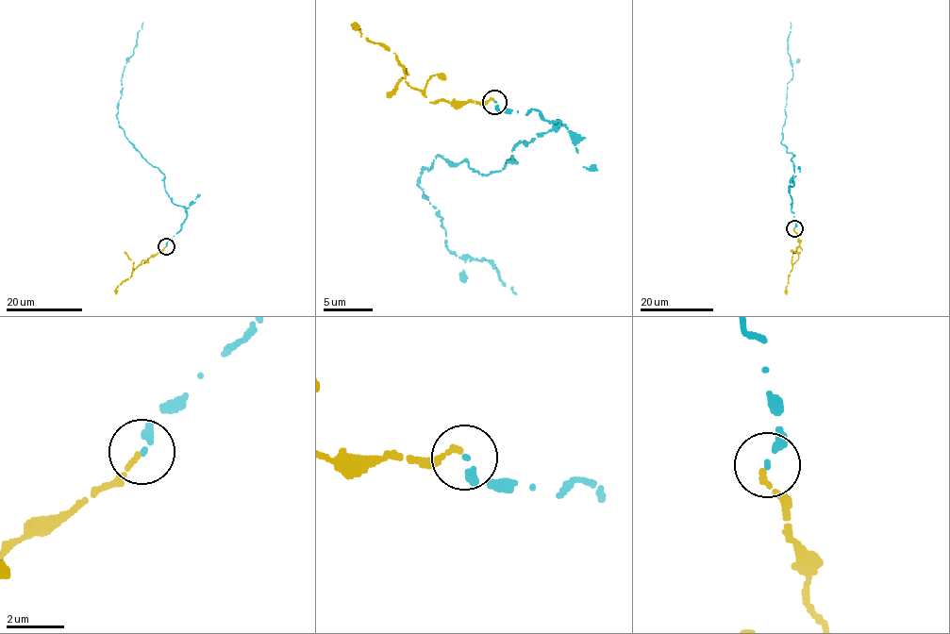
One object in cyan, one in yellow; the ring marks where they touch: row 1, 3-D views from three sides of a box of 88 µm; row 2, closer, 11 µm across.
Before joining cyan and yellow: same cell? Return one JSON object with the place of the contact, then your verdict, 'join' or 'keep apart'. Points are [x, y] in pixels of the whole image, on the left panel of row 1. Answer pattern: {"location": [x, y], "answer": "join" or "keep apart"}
{"location": [166, 246], "answer": "join"}

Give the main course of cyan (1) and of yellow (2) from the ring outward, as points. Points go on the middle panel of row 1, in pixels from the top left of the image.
1: (495, 102), (560, 125), (501, 171), (439, 155), (418, 181), (447, 250), (490, 261), (515, 292)
2: (492, 100), (429, 103), (418, 89), (405, 81), (399, 61), (386, 46), (361, 37), (354, 26)

